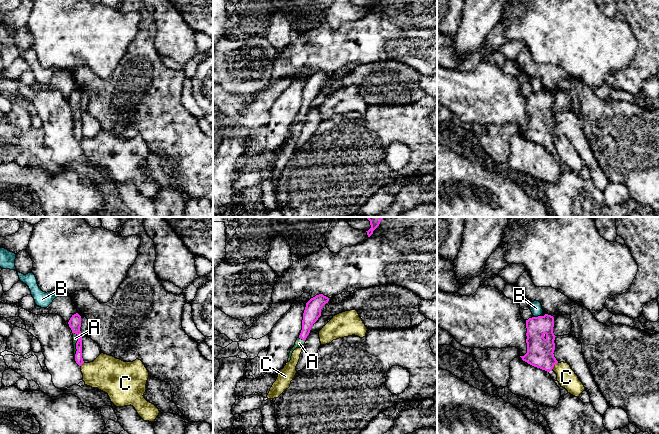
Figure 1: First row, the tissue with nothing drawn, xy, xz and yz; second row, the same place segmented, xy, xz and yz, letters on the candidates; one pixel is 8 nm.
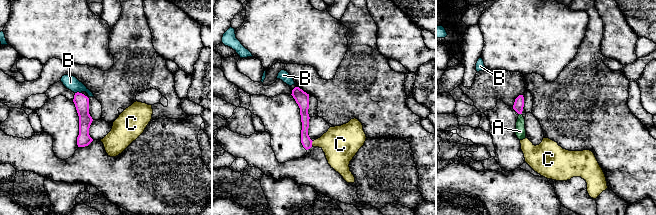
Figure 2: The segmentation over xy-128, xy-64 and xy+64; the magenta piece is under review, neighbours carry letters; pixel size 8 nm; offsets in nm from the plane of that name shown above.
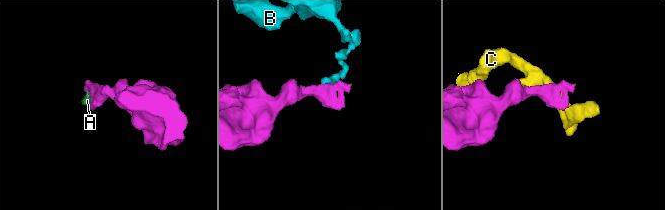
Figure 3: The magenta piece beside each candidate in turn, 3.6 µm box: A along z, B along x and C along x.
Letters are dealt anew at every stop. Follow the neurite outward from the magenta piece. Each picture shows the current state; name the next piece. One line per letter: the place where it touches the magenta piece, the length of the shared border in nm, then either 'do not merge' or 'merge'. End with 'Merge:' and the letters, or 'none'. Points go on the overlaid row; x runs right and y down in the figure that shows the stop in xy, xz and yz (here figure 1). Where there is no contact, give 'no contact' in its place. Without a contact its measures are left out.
A: xy (76, 346) | 220 nm | merge
B: yz (536, 317) | 50 nm | do not merge
C: yz (553, 366) | 80 nm | do not merge
Merge: A

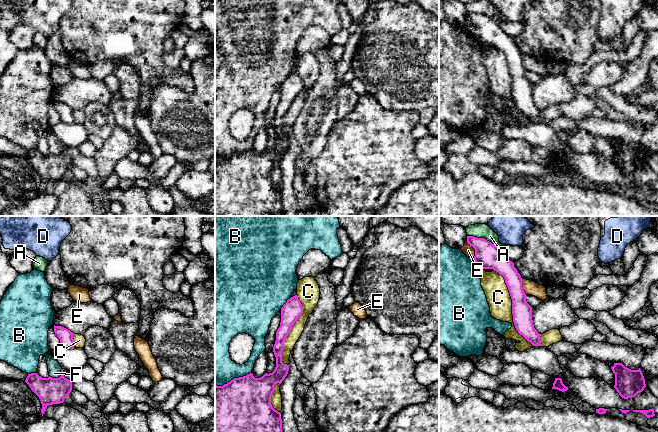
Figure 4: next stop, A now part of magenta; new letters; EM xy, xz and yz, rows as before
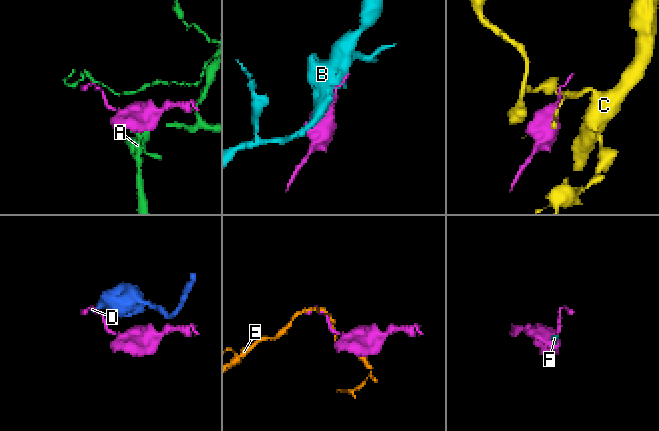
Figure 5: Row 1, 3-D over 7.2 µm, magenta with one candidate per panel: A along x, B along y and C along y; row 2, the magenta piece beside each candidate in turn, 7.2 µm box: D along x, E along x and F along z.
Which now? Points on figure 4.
A: yz (479, 238) | 190 nm | do not merge
B: xz (234, 378) | 320 nm | do not merge
C: yz (512, 308) | 700 nm | do not merge
D: yz (493, 244) | 70 nm | do not merge
E: yz (474, 248) | 170 nm | do not merge
F: xy (57, 378) | 130 nm | merge
Merge: F

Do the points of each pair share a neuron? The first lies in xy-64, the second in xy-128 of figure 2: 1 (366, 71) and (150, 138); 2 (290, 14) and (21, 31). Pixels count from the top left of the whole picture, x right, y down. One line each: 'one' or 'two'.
1: two
2: one

